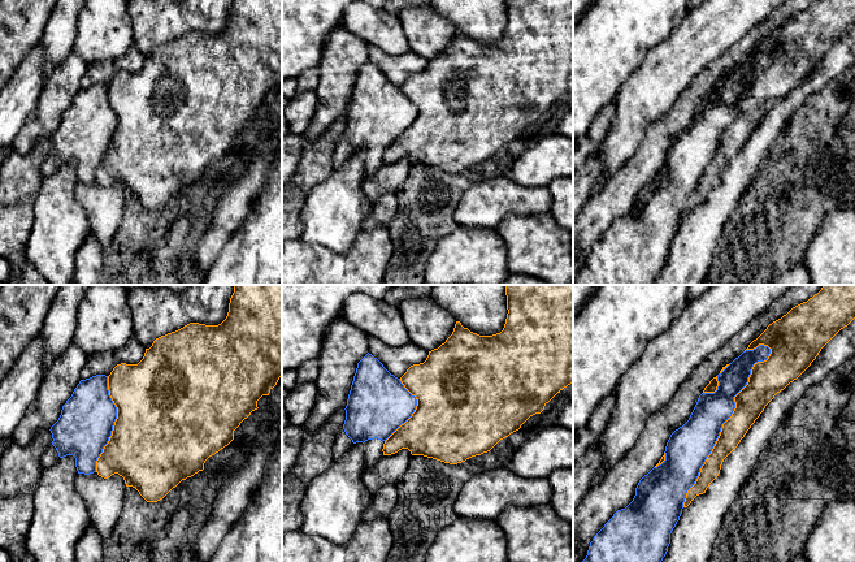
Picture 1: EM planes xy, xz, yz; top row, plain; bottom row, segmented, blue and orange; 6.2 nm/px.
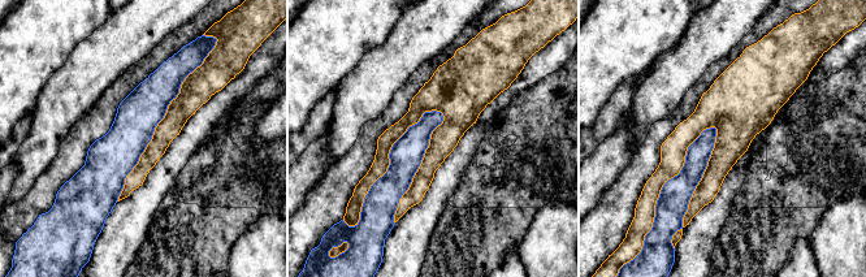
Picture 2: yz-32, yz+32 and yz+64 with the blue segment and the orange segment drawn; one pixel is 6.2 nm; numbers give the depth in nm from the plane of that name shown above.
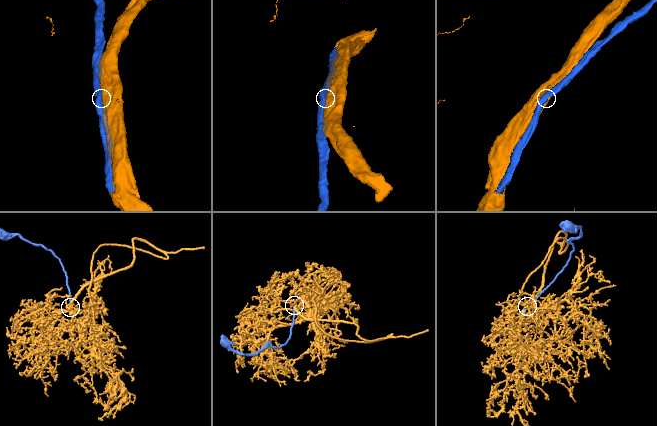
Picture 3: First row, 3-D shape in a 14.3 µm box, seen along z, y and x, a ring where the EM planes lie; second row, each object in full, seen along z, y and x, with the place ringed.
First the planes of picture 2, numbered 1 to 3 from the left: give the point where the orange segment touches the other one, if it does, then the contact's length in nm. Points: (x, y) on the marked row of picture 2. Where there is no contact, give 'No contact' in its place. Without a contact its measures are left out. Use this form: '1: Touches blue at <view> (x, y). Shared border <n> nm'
1: Touches blue at yz-32 (163, 117). Shared border 1200 nm
2: Touches blue at yz+32 (390, 163). Shared border 900 nm
3: Touches blue at yz+64 (658, 198). Shared border 1100 nm

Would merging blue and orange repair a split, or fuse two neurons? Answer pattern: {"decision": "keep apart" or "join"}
{"decision": "join"}

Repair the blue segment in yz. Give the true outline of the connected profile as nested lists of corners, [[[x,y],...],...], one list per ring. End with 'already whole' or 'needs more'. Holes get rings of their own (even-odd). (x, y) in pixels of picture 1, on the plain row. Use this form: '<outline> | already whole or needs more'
[[[819,0],[773,30],[699,104],[689,129],[676,138],[659,172],[644,183],[633,209],[617,219],[590,251],[574,285],[655,285],[682,217],[706,202],[724,168],[777,101],[797,88],[821,57],[855,27],[855,0]]] | needs more

